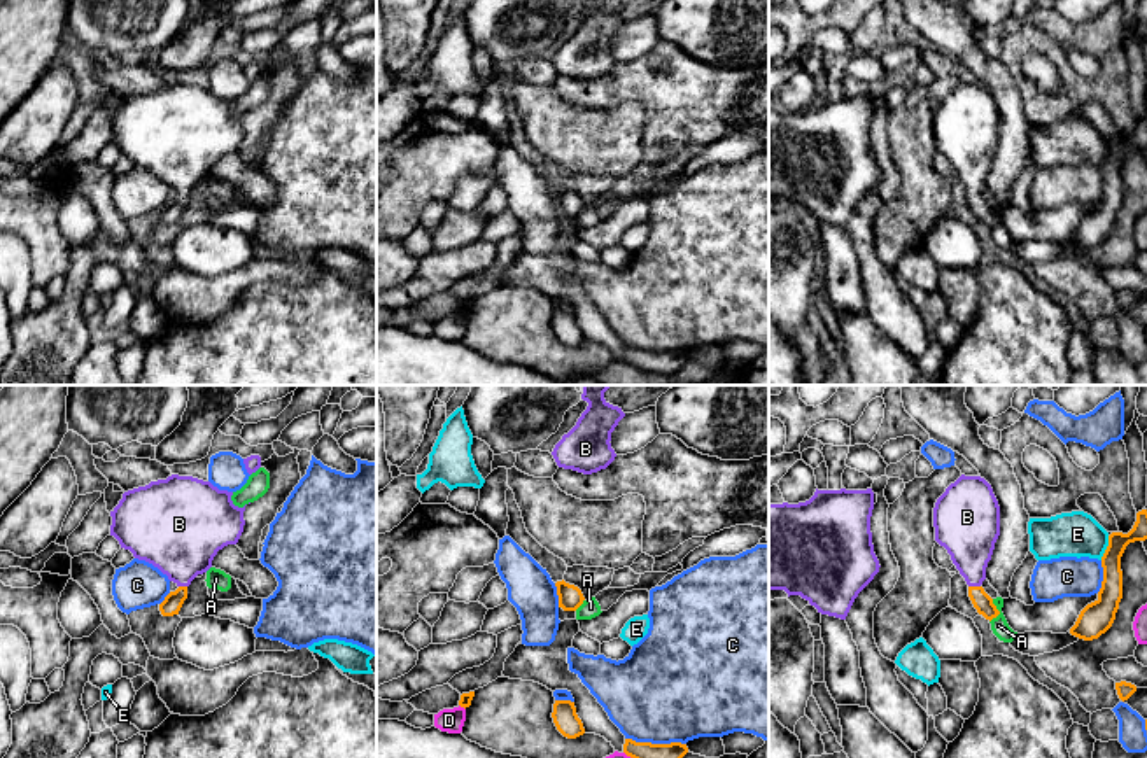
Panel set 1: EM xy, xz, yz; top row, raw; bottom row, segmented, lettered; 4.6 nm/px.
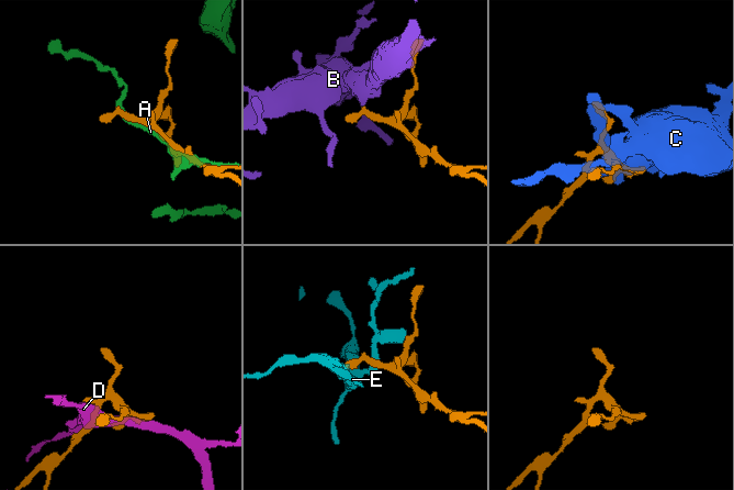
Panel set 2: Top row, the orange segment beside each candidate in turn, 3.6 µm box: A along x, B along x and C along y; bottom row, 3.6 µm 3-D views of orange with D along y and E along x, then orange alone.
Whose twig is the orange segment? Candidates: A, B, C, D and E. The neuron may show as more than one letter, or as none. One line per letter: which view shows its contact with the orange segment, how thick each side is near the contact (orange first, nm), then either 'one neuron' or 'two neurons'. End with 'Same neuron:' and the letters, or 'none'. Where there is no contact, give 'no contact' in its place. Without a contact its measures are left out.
A: yz | 90/80 nm | two neurons
B: yz | 90/260 nm | one neuron
C: xz | 110/460 nm | two neurons
D: xz | 110/190 nm | two neurons
E: yz | 110/200 nm | two neurons
Same neuron: B

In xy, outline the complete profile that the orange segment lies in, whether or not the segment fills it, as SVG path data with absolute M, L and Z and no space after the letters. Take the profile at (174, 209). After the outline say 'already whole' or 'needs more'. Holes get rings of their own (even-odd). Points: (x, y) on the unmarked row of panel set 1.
M172 82L166 88L124 100L110 119L110 144L119 149L121 156L158 175L179 194L159 212L163 224L179 222L191 189L212 175L219 158L238 151L245 133L245 114L235 114L231 103L233 100L219 98L210 89Z; needs more

